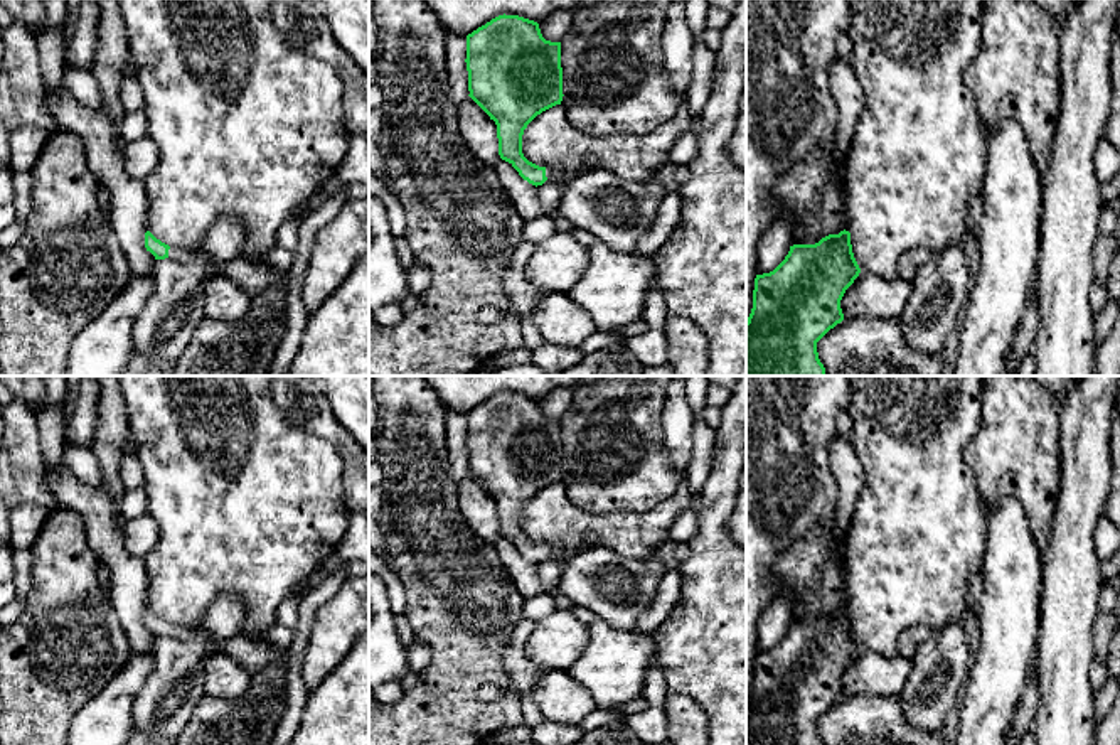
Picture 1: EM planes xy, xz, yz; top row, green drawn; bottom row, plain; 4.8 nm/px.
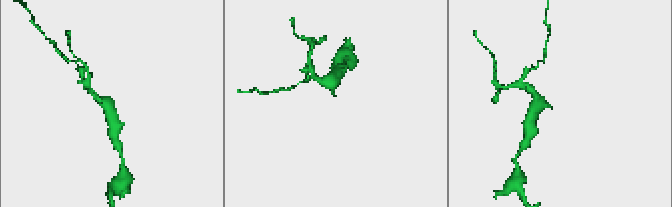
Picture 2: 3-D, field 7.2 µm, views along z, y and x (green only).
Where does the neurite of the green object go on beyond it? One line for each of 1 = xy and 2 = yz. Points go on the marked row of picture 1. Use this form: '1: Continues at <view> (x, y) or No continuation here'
1: Continues at xy (176, 253)
2: No continuation here

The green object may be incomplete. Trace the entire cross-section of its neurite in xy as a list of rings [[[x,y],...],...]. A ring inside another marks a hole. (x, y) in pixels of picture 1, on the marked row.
[[[150,231],[145,233],[145,248],[155,256],[155,260],[172,258],[172,260],[185,261],[190,258],[189,249],[168,246],[160,239],[157,239]]]

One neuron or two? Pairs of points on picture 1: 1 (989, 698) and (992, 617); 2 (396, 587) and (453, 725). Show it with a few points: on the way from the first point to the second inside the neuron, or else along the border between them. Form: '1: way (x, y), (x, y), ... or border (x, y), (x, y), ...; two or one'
1: way (992, 678), (992, 637); one
2: border (394, 572), (405, 589), (405, 612); two

